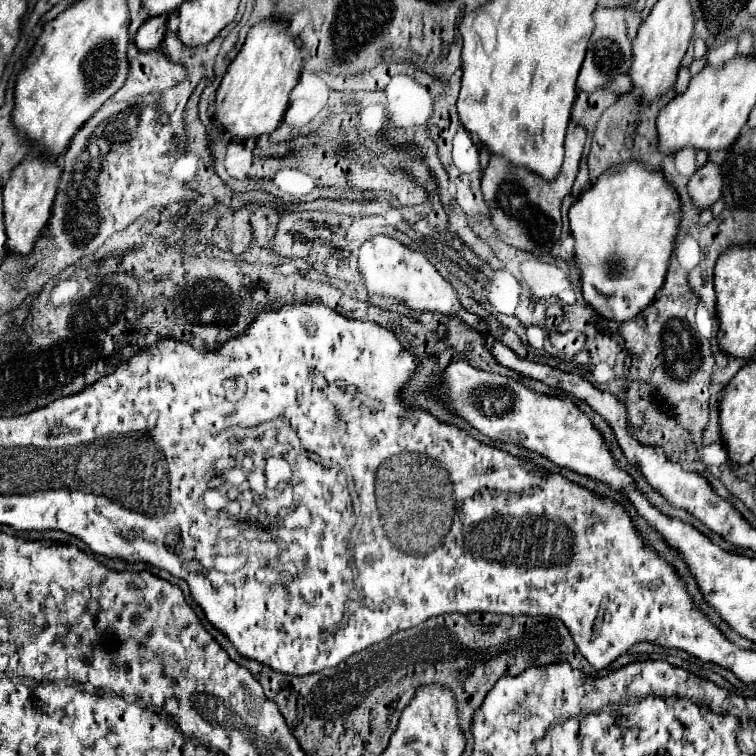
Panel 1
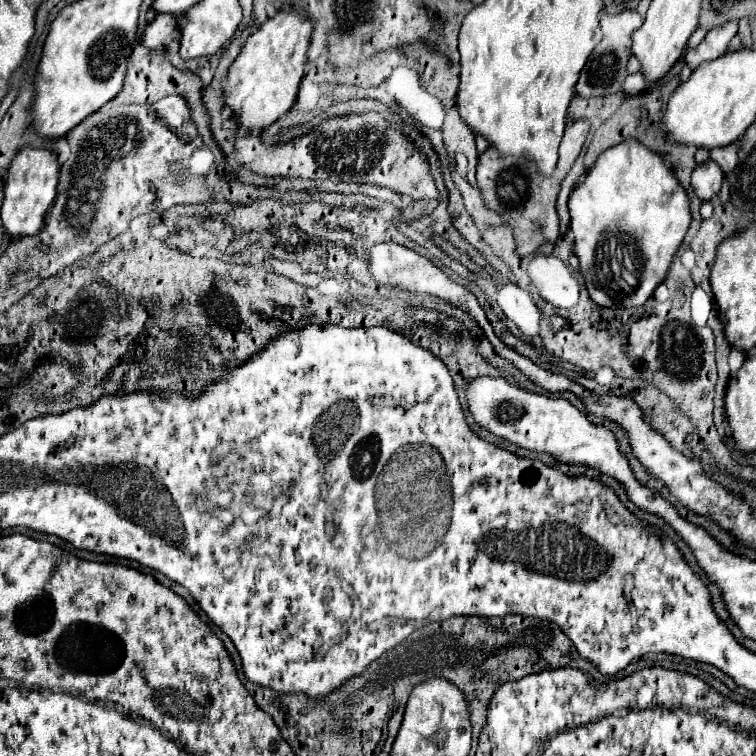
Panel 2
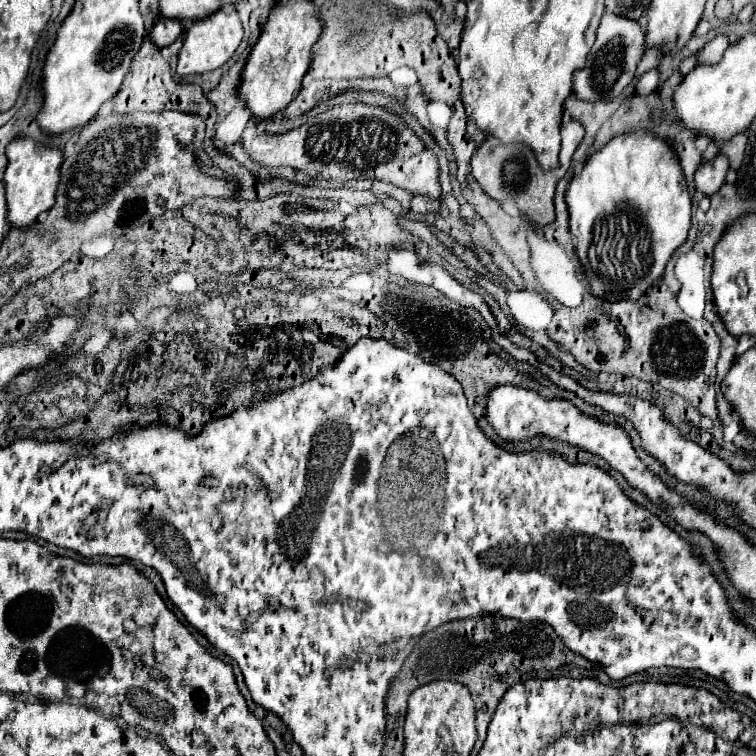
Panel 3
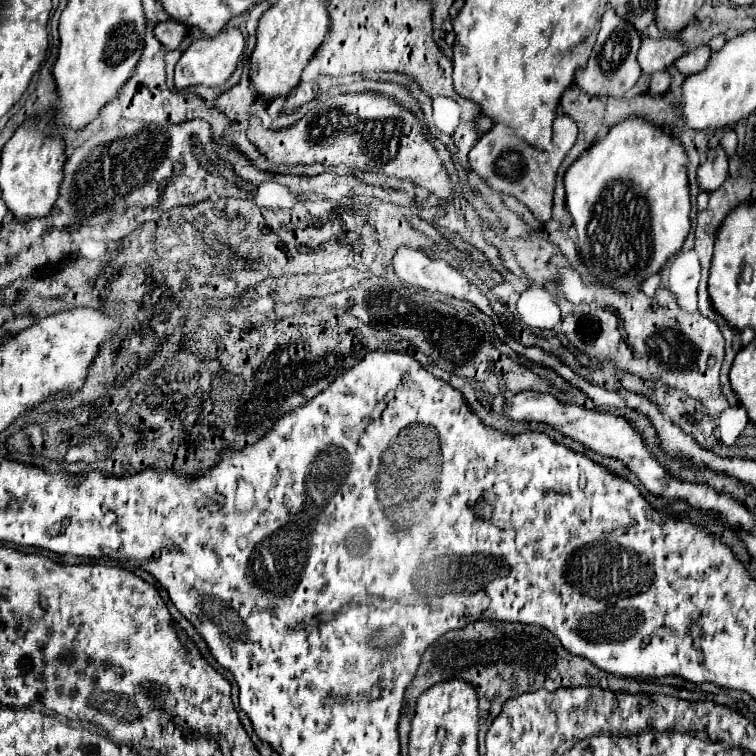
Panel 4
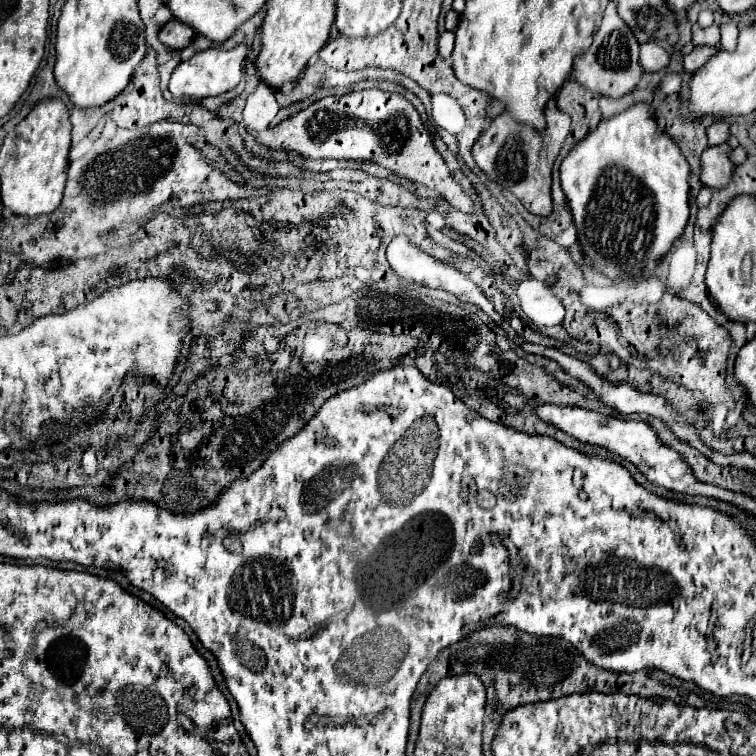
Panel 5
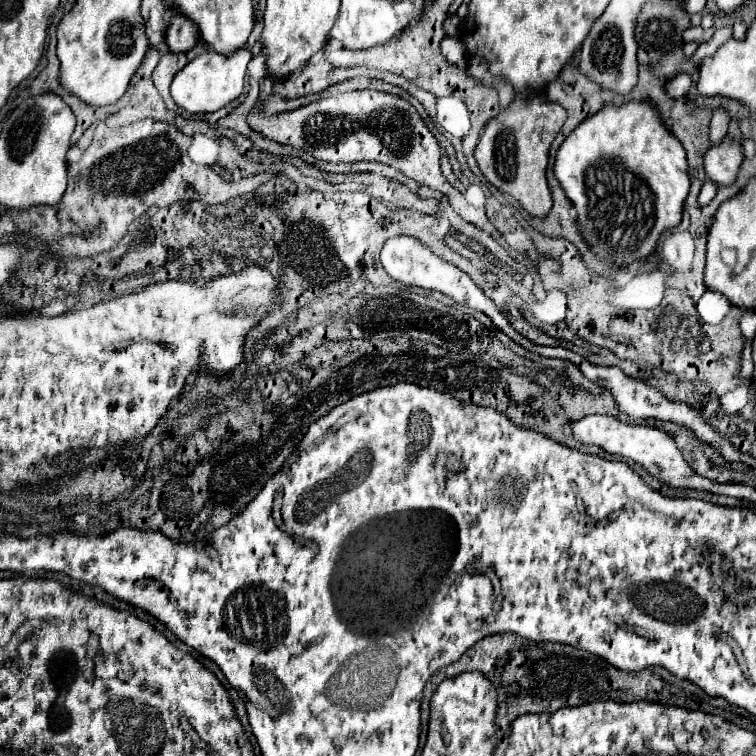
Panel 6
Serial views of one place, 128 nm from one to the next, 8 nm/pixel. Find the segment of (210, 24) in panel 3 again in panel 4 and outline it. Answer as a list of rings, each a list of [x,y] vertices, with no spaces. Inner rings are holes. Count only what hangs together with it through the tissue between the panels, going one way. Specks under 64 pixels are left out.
[[[226,26],[216,36],[204,36],[204,38],[194,40],[176,64],[176,70],[174,70],[176,88],[184,90],[188,86],[216,86],[216,84],[222,84],[236,70],[236,62],[238,62],[242,50],[244,50],[244,44],[246,44],[246,40],[244,40],[240,28],[236,28],[236,26]]]

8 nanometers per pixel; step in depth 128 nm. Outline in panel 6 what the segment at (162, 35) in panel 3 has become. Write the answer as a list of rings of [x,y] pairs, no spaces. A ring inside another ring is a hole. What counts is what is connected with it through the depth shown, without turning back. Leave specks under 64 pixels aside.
[[[176,14],[166,28],[166,44],[172,52],[188,52],[198,42],[198,28],[182,14]]]

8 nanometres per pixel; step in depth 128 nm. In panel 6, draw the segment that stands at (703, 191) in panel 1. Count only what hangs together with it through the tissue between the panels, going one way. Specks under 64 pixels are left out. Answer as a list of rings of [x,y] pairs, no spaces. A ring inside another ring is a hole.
[[[726,136],[722,140],[722,144],[712,146],[704,154],[704,168],[706,168],[708,178],[714,184],[730,186],[736,180],[736,174],[738,174],[742,160],[744,160],[744,154],[742,154],[740,142]]]

